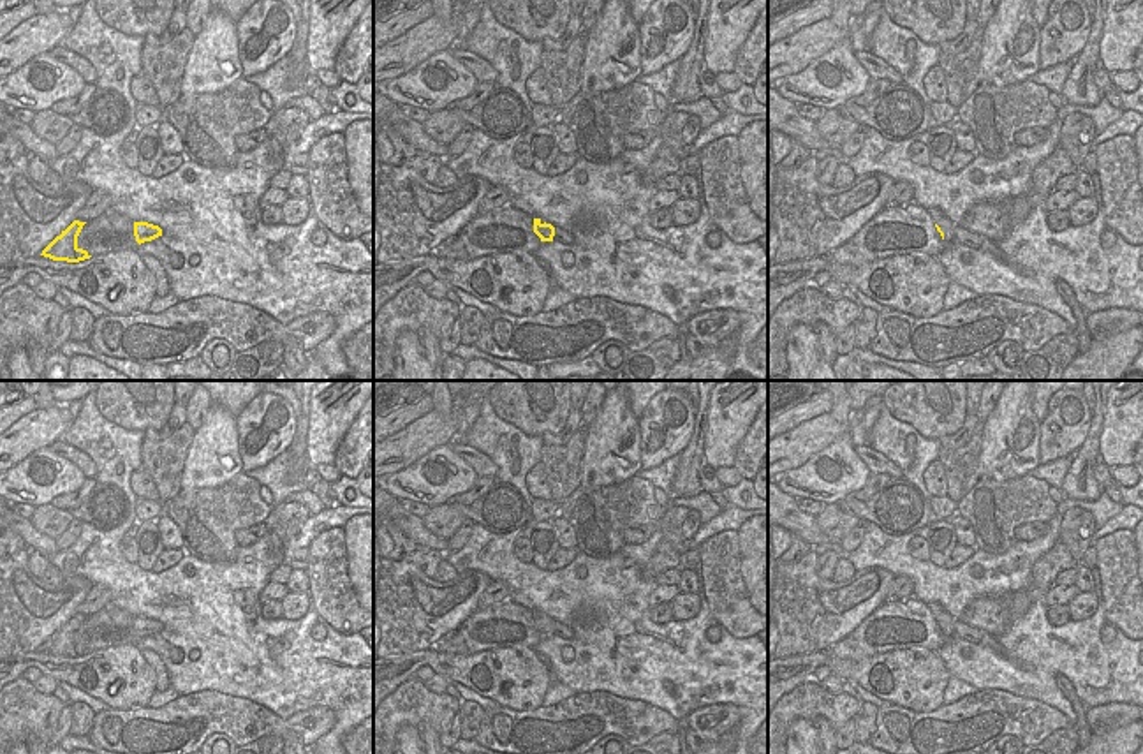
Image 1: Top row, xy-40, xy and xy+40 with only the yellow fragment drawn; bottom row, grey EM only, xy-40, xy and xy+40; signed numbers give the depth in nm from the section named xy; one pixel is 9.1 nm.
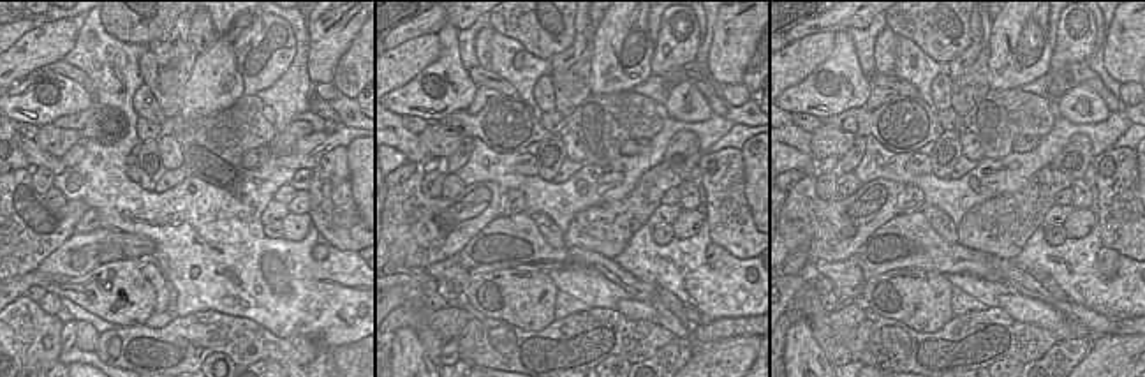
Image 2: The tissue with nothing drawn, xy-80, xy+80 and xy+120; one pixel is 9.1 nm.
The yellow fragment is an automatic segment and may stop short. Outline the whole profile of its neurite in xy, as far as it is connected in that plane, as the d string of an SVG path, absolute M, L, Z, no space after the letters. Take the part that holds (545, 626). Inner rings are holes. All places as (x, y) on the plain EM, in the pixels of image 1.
M534 613L534 627L541 632L541 636L560 636L571 639L574 636L572 629L565 624L553 622L551 618L542 618L541 613Z

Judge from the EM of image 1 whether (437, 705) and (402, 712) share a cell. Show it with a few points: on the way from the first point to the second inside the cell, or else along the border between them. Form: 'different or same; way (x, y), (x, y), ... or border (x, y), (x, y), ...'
same; way (428, 707), (411, 710)

